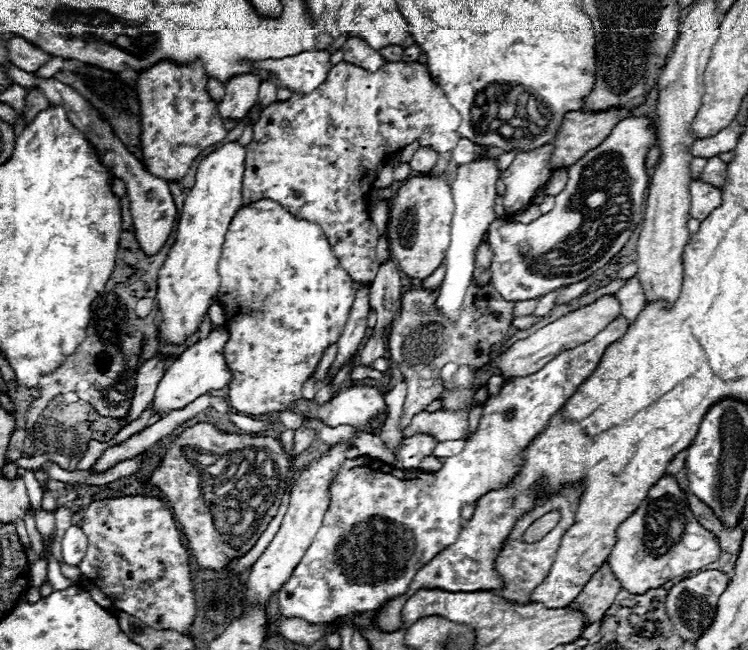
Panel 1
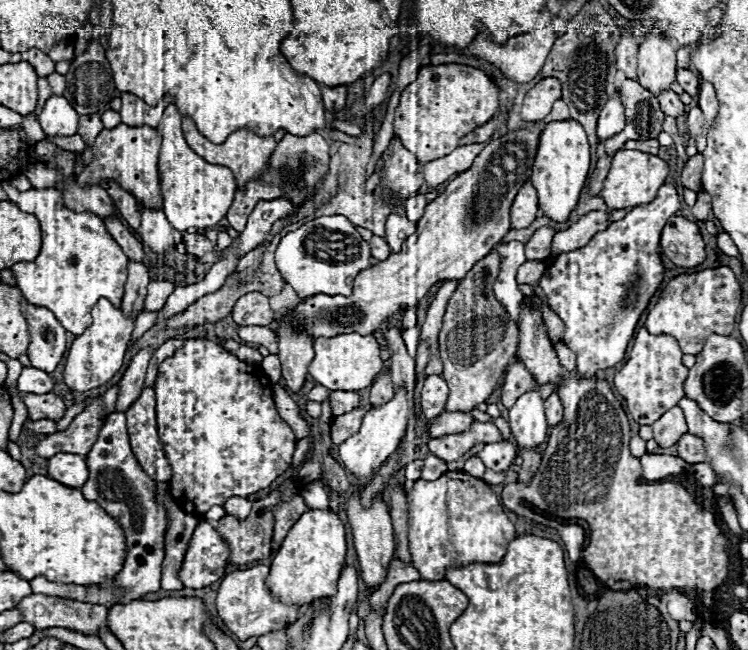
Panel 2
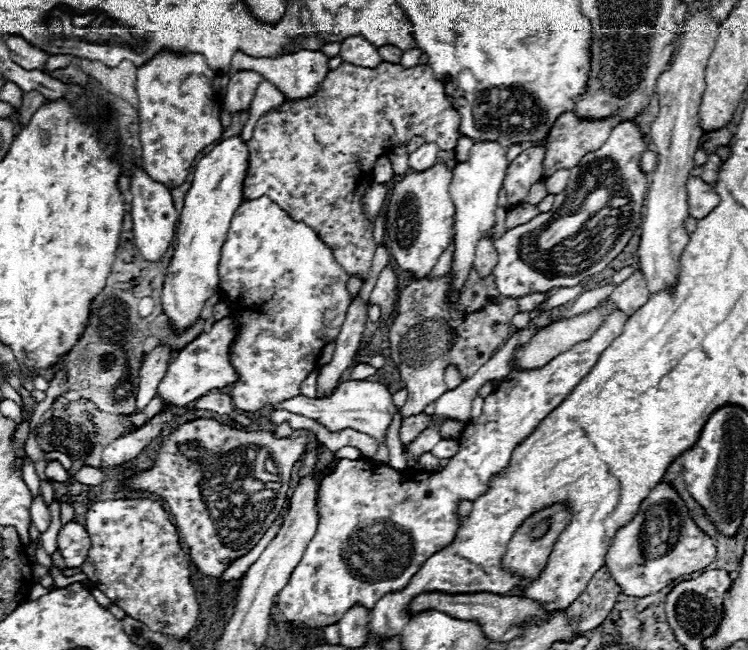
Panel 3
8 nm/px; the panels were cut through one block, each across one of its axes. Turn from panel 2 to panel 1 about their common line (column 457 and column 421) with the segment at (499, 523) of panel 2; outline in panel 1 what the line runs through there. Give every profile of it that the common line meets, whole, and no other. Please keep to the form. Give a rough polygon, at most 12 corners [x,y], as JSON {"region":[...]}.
{"region":[[624,334],[506,380],[434,474],[344,462],[278,592],[284,616],[378,610],[456,542],[462,506]]}

